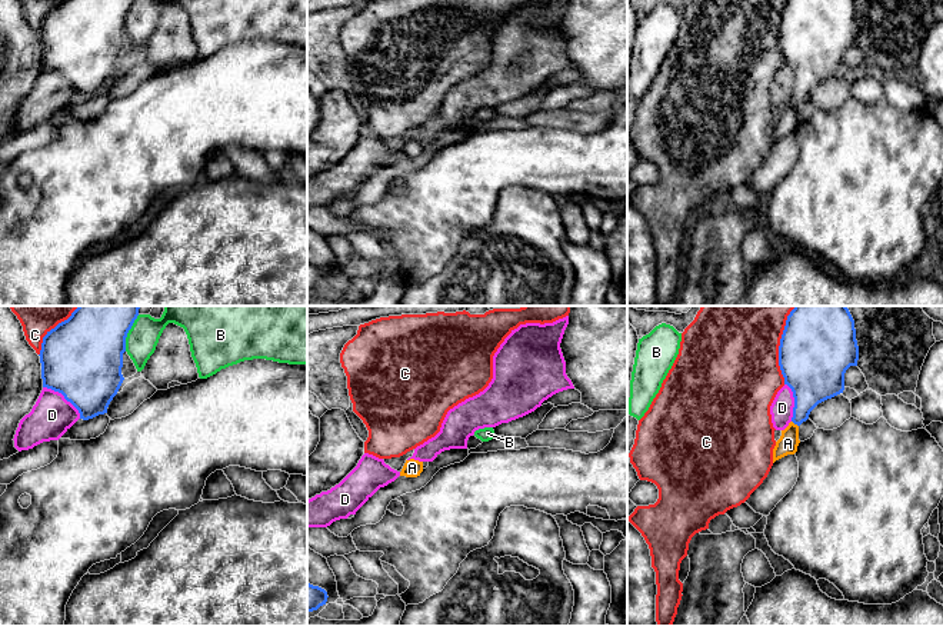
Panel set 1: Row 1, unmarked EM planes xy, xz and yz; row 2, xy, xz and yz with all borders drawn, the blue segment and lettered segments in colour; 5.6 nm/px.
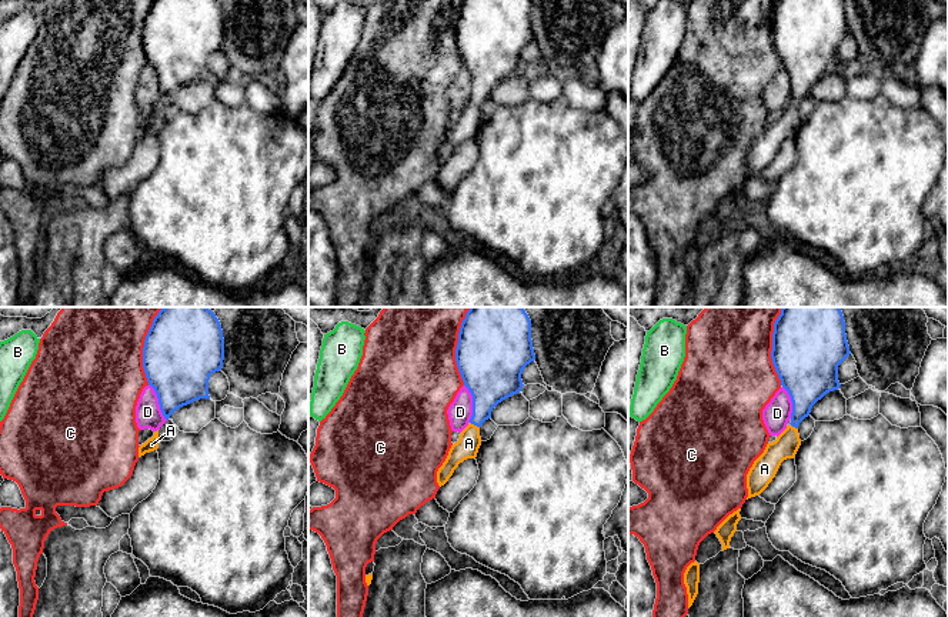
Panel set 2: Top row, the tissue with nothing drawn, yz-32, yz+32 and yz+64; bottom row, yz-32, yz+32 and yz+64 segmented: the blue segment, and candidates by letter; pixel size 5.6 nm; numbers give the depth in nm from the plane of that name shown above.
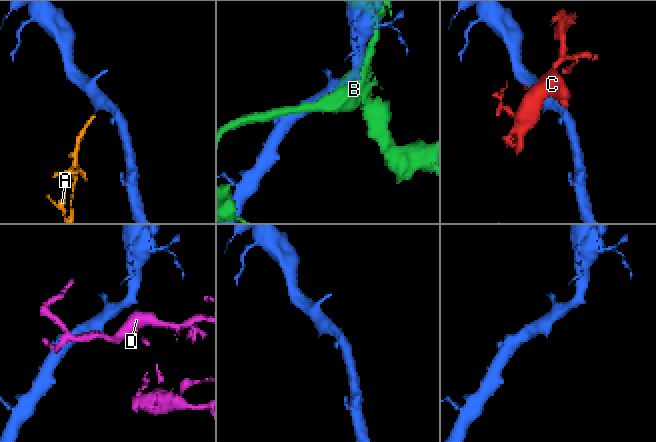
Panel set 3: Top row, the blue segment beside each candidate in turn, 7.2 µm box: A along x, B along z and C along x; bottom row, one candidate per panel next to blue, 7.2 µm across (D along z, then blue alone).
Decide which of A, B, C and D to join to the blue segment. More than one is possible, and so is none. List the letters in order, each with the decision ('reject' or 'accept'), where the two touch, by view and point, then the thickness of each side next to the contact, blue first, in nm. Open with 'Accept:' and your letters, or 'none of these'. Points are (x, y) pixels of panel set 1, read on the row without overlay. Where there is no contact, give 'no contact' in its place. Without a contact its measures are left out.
Accept: A
A: accept | yz (795, 103) | 240/120 nm
B: reject | xy (126, 16) | 400/180 nm
C: reject | yz (779, 32) | 400/480 nm
D: reject | xy (65, 77) | 440/240 nm

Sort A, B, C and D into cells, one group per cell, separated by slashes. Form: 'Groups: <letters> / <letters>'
Groups: A / B / C / D

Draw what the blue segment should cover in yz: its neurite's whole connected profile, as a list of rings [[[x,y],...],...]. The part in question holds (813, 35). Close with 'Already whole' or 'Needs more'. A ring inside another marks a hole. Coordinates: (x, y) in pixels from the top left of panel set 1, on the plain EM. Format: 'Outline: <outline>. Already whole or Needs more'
Outline: [[[786,0],[779,26],[779,46],[794,77],[793,97],[782,110],[773,129],[773,143],[797,131],[799,106],[809,99],[810,91],[822,81],[844,70],[844,53],[857,46],[859,26],[854,0]]]. Needs more

